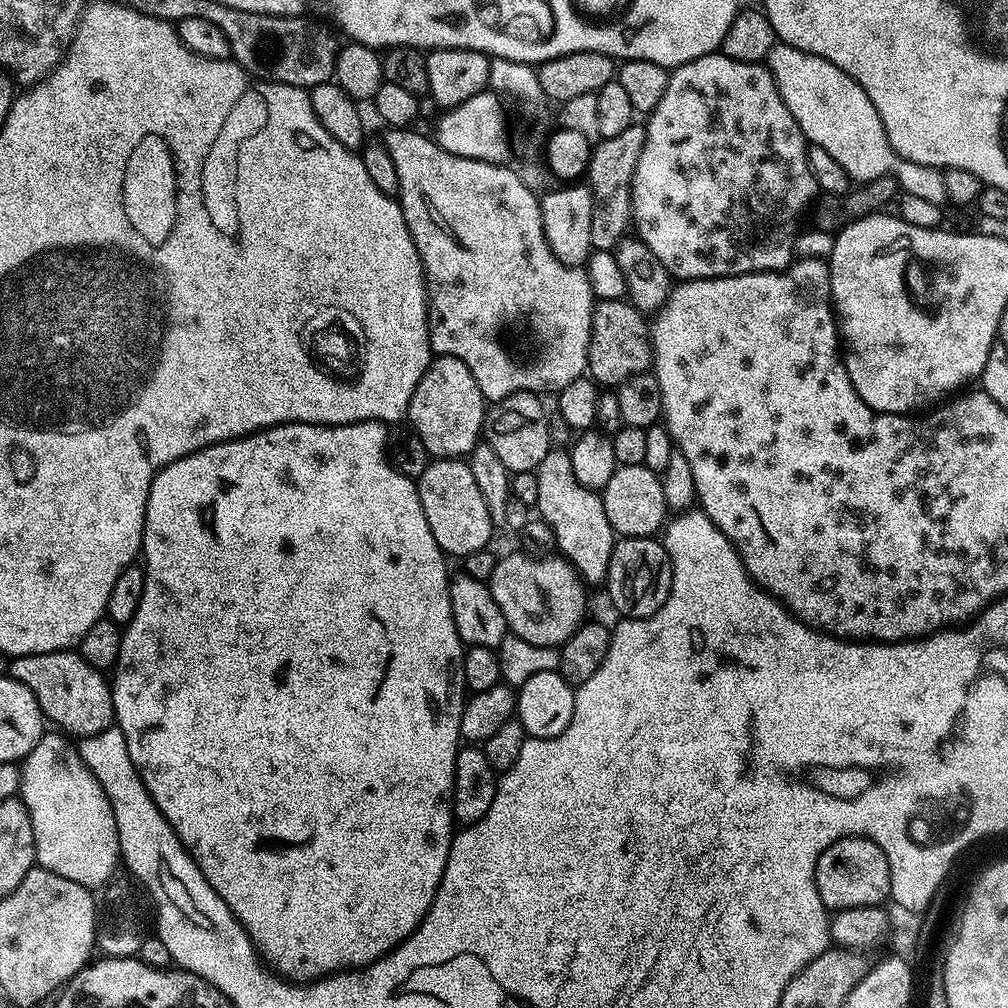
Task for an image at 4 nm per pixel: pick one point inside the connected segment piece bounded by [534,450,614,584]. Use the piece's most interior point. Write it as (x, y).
(583, 536)

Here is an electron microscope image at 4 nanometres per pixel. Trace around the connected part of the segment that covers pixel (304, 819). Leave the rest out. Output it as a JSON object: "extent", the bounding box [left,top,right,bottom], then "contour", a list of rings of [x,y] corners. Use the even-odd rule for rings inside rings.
{"extent":[111,420,466,982],"contour":[[[363,420],[353,424],[275,424],[273,428],[261,428],[248,436],[237,440],[223,440],[220,444],[211,444],[188,456],[170,462],[161,472],[156,473],[150,486],[144,515],[144,543],[142,545],[142,567],[144,570],[144,589],[142,602],[134,610],[134,618],[123,629],[120,638],[120,653],[114,669],[116,681],[111,681],[112,711],[115,727],[122,730],[126,738],[126,750],[130,750],[130,762],[138,770],[152,801],[162,810],[166,822],[178,834],[178,838],[188,849],[188,853],[202,870],[206,882],[226,902],[241,926],[248,931],[248,937],[256,945],[261,957],[272,965],[279,975],[293,982],[311,982],[319,977],[338,972],[362,968],[373,964],[380,956],[391,952],[406,939],[424,920],[434,902],[434,894],[442,882],[450,846],[454,835],[454,817],[452,815],[452,787],[456,769],[456,753],[462,747],[460,727],[462,710],[466,699],[462,662],[466,647],[454,626],[454,614],[450,606],[450,571],[446,554],[434,542],[430,534],[430,522],[422,514],[422,502],[418,498],[416,480],[411,476],[398,474],[388,462],[386,445],[389,429],[378,420]]]}

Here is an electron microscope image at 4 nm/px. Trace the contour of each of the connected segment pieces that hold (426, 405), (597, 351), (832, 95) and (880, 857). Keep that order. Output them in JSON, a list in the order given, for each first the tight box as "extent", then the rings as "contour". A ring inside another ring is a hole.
[{"extent":[406,356,486,458],"contour":[[[436,356],[429,364],[426,374],[420,375],[418,386],[412,389],[410,406],[406,417],[411,431],[422,438],[432,458],[464,458],[477,444],[481,443],[484,431],[486,401],[474,374],[462,362],[453,356]]]},{"extent":[587,299,652,386],"contour":[[[627,299],[600,300],[592,312],[592,338],[587,375],[600,386],[619,386],[652,368],[652,338],[645,313]]]},{"extent":[766,42,945,204],"contour":[[[779,42],[770,50],[766,67],[772,73],[782,102],[790,114],[794,114],[794,122],[798,122],[804,139],[809,145],[822,146],[822,150],[826,150],[826,154],[846,170],[849,181],[867,182],[891,176],[904,192],[935,204],[945,203],[944,172],[903,160],[892,149],[882,118],[878,118],[878,110],[874,110],[874,102],[866,98],[866,90],[862,90],[850,74],[838,70],[838,66],[826,62],[826,58],[806,54]]]},{"extent":[816,835,892,910],"contour":[[[867,835],[841,836],[838,842],[831,844],[818,858],[816,889],[818,898],[822,898],[828,910],[883,905],[892,895],[890,862],[886,862],[886,854],[882,854],[876,842]]]}]

